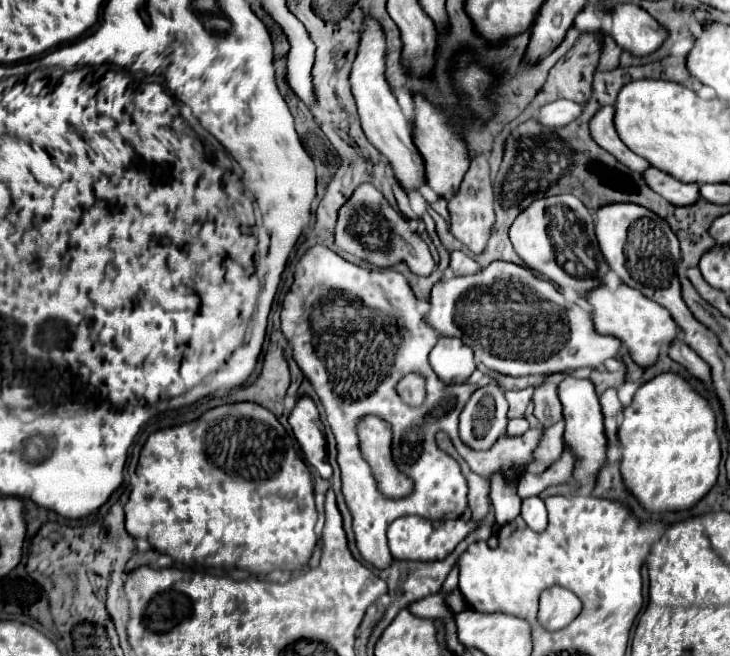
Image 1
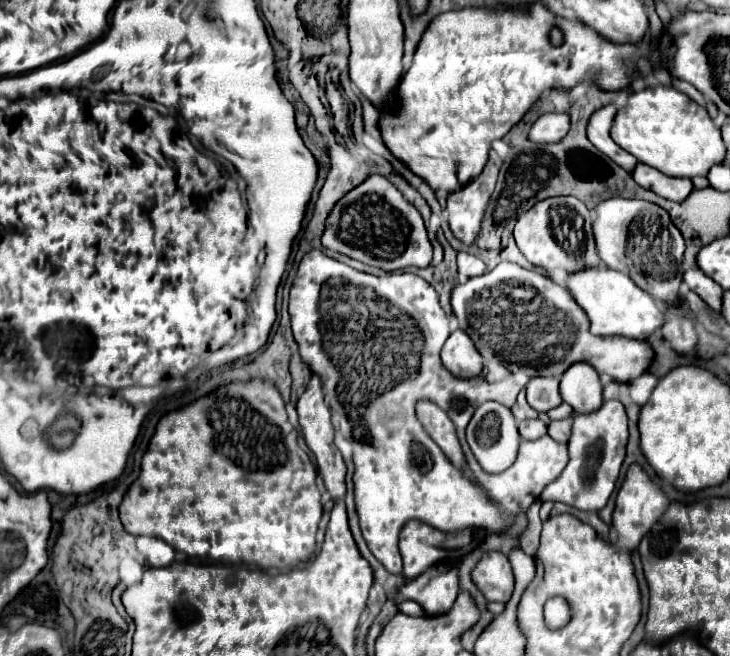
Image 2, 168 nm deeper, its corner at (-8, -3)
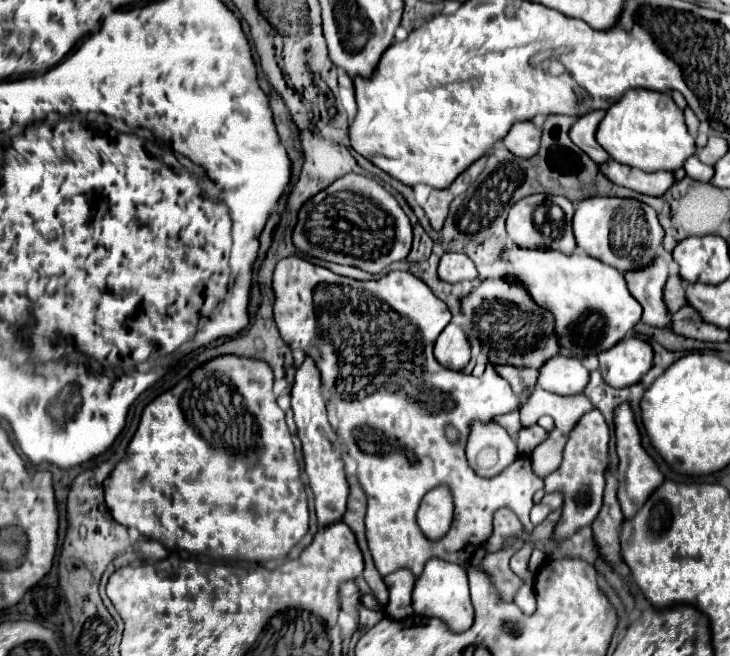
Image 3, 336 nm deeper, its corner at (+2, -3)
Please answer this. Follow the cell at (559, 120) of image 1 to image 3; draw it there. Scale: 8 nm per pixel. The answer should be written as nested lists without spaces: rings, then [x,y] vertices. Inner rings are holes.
[[[533,122],[513,124],[509,134],[503,138],[505,148],[521,158],[531,158],[537,154],[541,142],[541,128],[533,126]]]

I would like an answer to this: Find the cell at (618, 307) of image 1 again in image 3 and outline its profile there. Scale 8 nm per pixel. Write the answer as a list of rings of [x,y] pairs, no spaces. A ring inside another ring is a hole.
[[[577,244],[569,256],[557,250],[529,250],[513,246],[511,250],[505,250],[503,258],[511,264],[511,270],[507,270],[505,278],[517,280],[521,286],[525,286],[533,302],[541,304],[541,308],[553,314],[561,356],[587,358],[591,354],[609,350],[641,320],[643,308],[629,294],[623,274],[613,266],[591,258],[579,250]]]

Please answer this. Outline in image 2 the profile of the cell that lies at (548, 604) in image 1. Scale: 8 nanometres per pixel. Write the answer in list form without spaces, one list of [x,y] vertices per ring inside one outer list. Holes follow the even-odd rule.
[[[555,596],[545,602],[545,624],[551,630],[559,630],[571,620],[571,606],[565,598]]]

